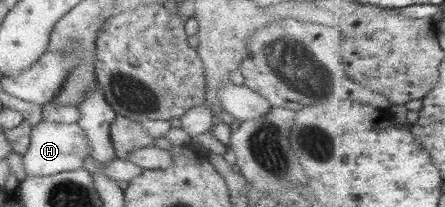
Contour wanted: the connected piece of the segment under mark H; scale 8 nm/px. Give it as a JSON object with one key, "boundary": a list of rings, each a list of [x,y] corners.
{"boundary":[[[39,122],[31,128],[29,147],[22,154],[24,176],[52,176],[59,172],[76,170],[82,167],[84,157],[90,154],[90,142],[84,132],[73,124]]]}

